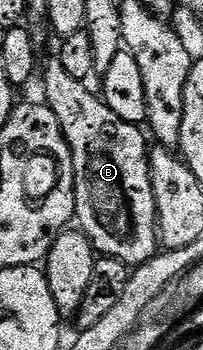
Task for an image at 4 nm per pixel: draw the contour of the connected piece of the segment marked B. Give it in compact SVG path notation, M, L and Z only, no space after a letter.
M54 58L47 64L45 61L44 72L45 68L44 102L56 114L56 122L60 122L60 130L72 150L77 227L85 232L95 253L116 258L127 266L147 263L160 252L147 133L137 124L116 118L105 100L95 93L94 97L83 81L64 70L61 59Z

